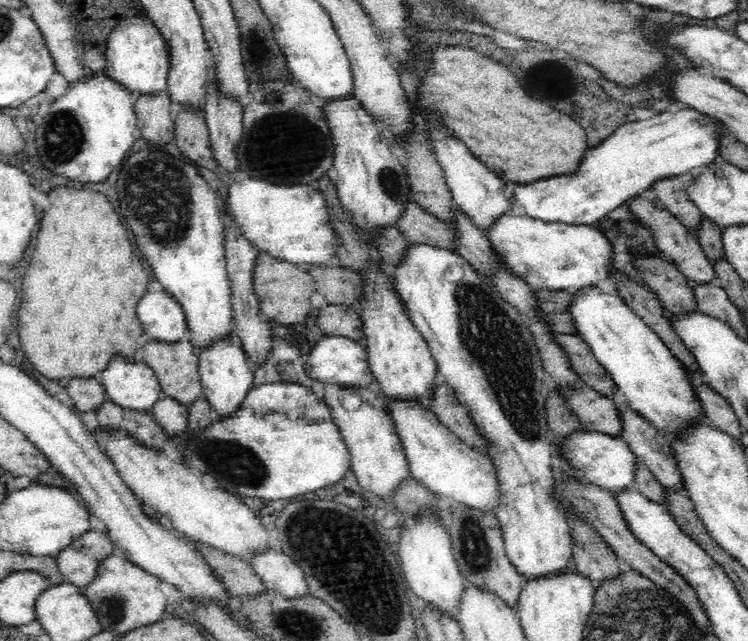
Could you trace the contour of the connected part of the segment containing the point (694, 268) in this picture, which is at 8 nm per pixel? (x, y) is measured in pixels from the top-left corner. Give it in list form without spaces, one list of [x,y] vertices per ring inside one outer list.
[[[649,194],[636,196],[628,201],[633,220],[642,226],[644,224],[645,226],[649,226],[652,235],[654,235],[653,240],[656,248],[660,252],[663,252],[664,258],[669,259],[669,261],[676,265],[691,282],[704,284],[711,283],[712,281],[718,282],[718,278],[714,272],[713,261],[706,256],[706,253],[700,247],[696,233],[688,230],[668,210],[656,207],[654,200],[651,199]]]

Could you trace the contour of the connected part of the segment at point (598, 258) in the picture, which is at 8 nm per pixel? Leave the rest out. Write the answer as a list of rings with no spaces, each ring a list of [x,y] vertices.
[[[506,215],[497,220],[495,227],[485,232],[494,245],[494,250],[503,258],[510,272],[521,276],[528,284],[538,288],[535,297],[545,320],[558,333],[578,332],[570,314],[570,303],[574,292],[590,290],[600,280],[611,276],[614,245],[592,225],[547,223],[531,216]]]

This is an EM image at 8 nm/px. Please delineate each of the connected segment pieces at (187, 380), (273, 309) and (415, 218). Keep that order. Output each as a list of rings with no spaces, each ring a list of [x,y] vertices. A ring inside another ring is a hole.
[[[185,337],[174,342],[151,339],[150,342],[136,352],[137,360],[143,360],[154,369],[163,394],[175,398],[180,404],[188,407],[198,397],[203,396],[199,359],[194,355],[194,347],[190,339]]]
[[[268,253],[260,254],[254,265],[253,285],[258,297],[261,314],[266,314],[268,320],[280,324],[296,324],[303,322],[309,316],[310,296],[315,293],[315,280],[303,267],[278,260]]]
[[[410,201],[401,216],[401,219],[395,224],[400,232],[408,237],[410,243],[426,244],[433,248],[440,248],[455,252],[456,234],[458,229],[453,223],[442,222],[436,217],[426,213],[424,209]]]

